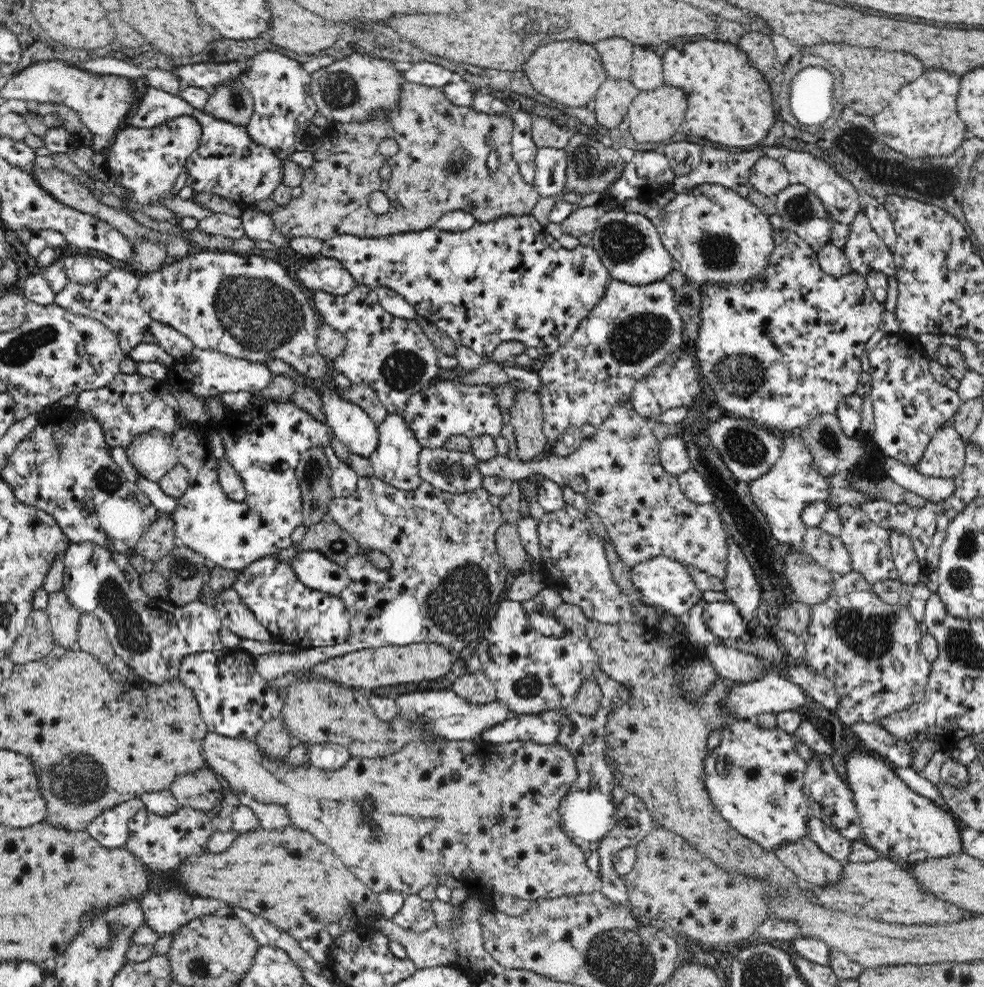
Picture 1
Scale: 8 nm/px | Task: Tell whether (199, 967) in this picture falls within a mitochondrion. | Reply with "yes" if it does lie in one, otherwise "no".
yes

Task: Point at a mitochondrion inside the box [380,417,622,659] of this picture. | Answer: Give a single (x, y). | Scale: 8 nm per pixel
(457, 602)

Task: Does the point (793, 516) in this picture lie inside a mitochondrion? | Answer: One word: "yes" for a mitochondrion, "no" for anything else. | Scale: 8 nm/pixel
no

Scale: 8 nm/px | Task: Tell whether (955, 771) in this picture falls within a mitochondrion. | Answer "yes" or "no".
no

